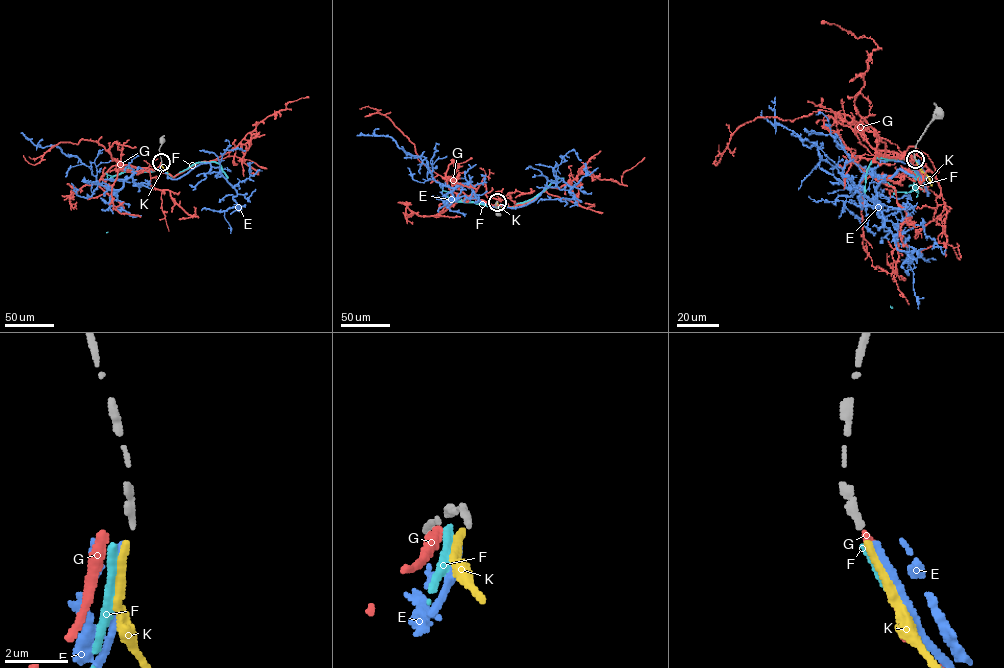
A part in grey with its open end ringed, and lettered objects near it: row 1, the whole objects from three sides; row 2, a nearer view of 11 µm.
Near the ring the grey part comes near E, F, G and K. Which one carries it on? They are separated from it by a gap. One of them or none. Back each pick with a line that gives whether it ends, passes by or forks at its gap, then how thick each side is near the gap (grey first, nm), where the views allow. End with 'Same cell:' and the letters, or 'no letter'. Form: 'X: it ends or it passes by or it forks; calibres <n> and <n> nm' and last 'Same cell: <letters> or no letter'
Same cell: no letter

